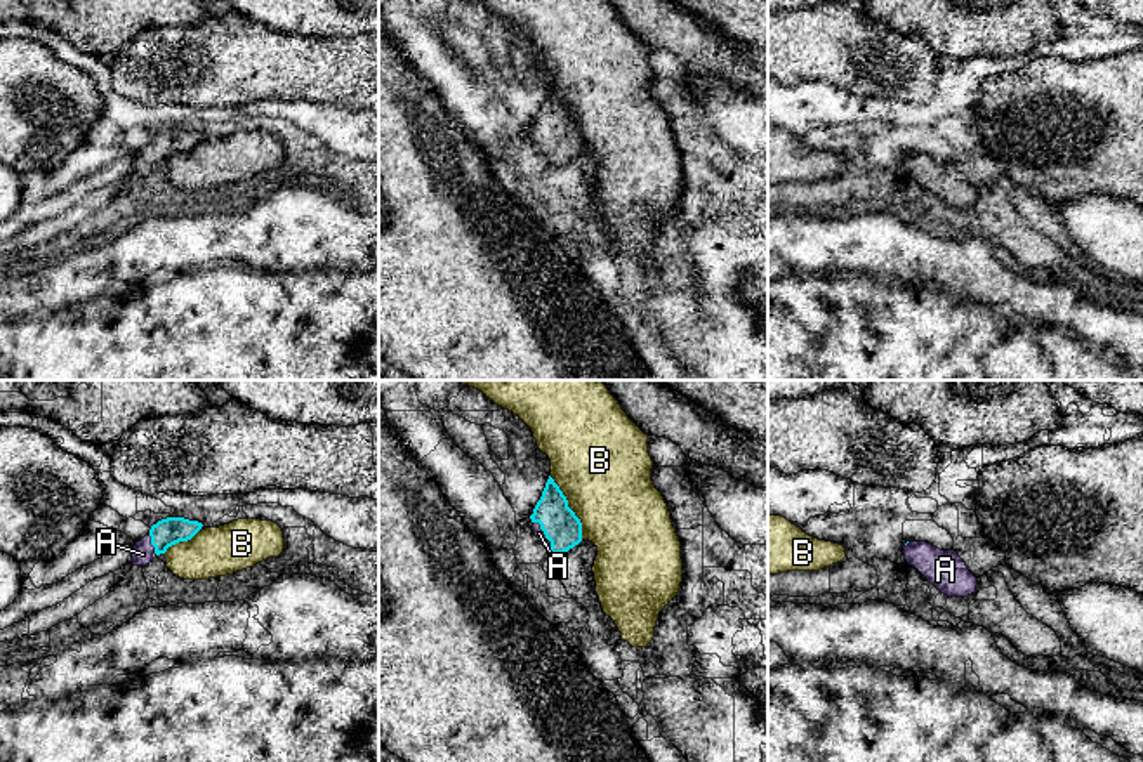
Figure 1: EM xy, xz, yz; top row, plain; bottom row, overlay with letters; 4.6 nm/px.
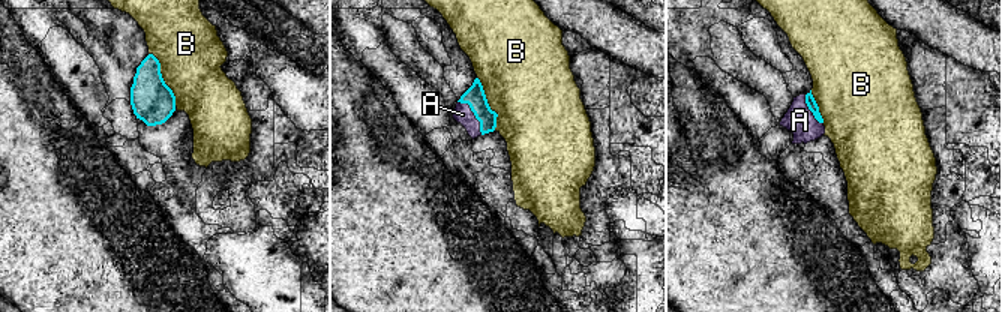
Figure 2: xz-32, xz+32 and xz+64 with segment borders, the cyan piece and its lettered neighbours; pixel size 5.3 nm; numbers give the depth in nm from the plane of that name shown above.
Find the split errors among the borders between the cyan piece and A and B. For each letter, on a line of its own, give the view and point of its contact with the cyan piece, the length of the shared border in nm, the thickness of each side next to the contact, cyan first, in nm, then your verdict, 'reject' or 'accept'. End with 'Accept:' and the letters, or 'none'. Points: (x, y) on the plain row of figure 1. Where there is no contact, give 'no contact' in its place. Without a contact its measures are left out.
A: xz (544, 144) | 170 nm | 170/50 nm | accept
B: xz (568, 118) | 340 nm | 170/440 nm | reject
Accept: A

